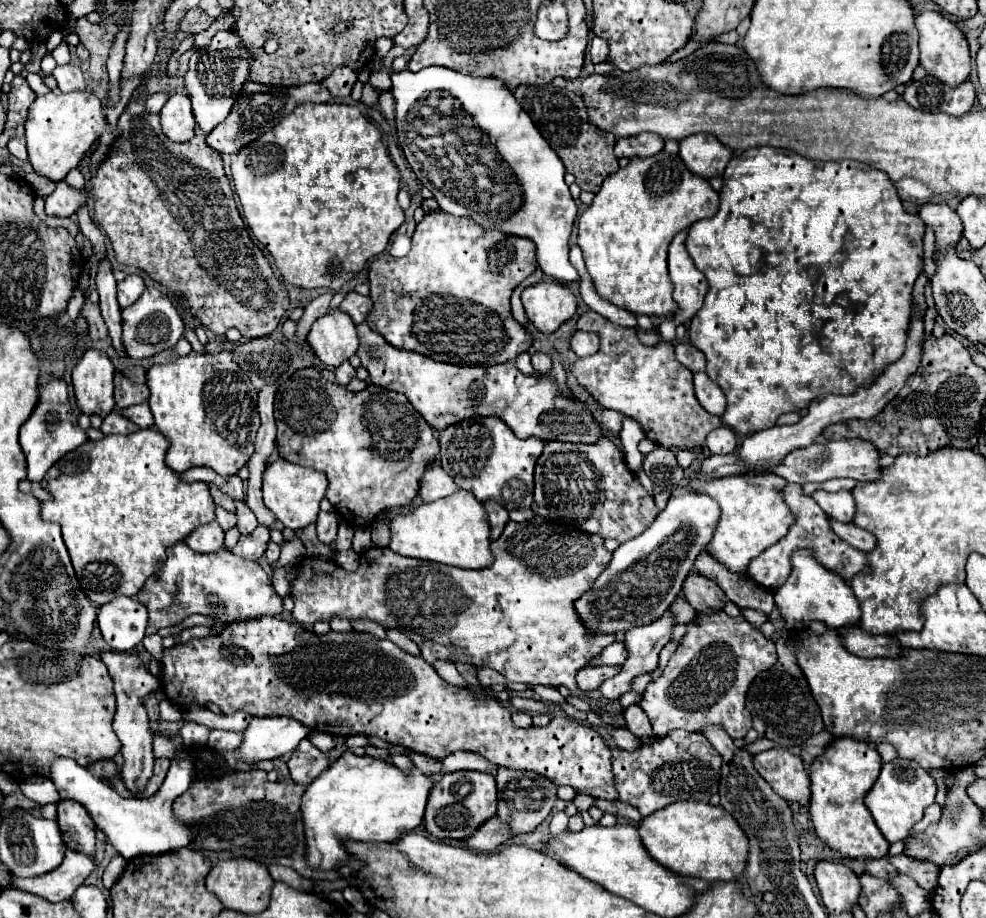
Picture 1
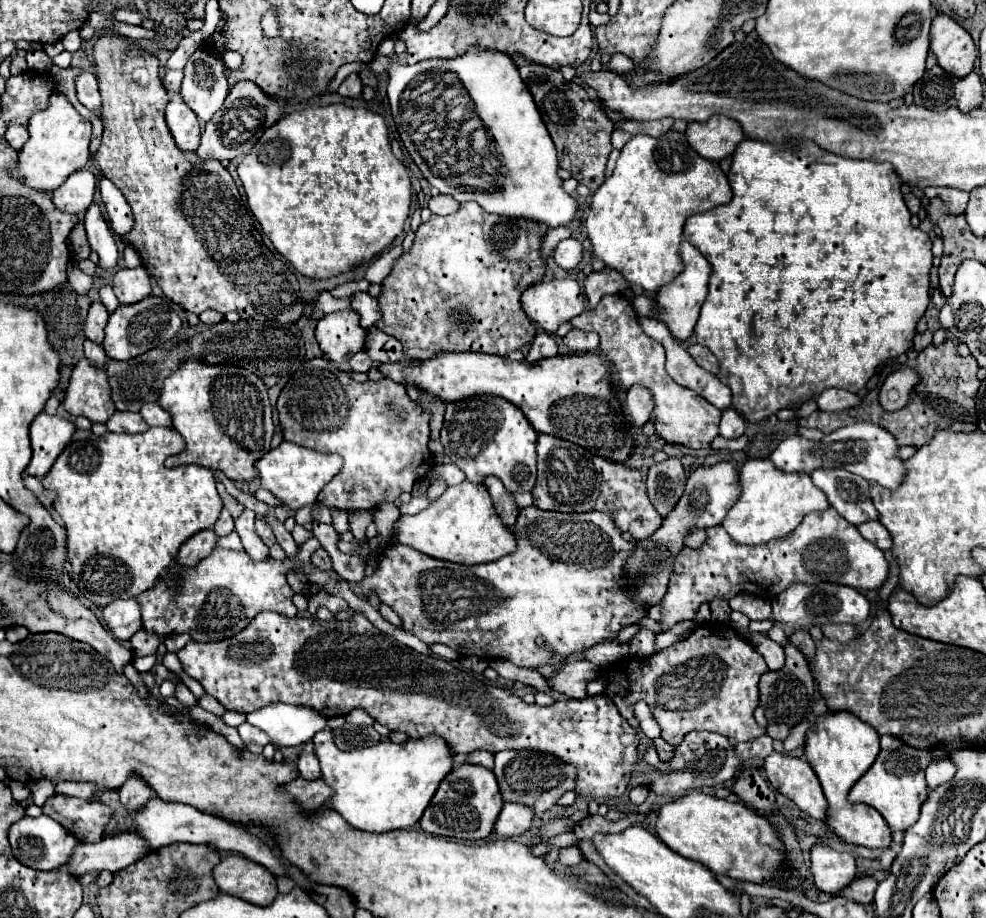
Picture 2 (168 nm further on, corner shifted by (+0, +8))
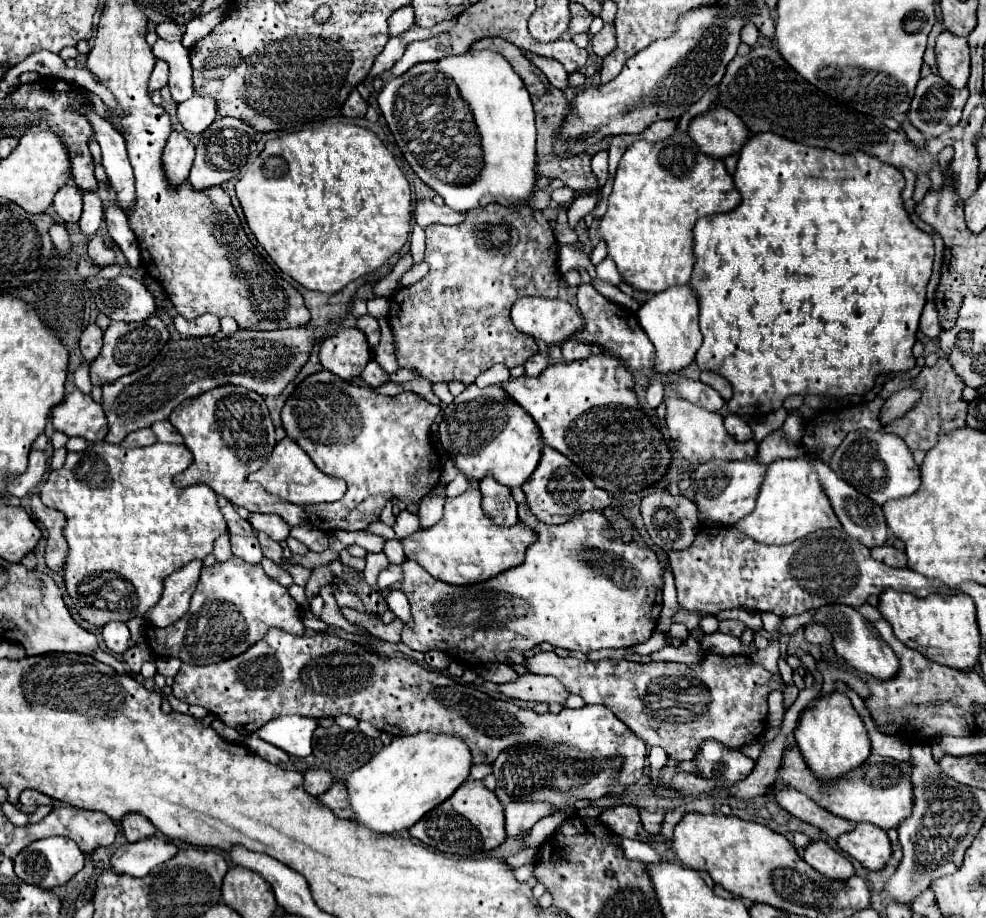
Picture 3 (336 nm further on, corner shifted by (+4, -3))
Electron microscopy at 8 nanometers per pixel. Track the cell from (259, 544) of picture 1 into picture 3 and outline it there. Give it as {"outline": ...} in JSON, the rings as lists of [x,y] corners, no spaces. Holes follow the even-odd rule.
{"outline":[[[258,533],[258,541],[260,541],[260,547],[262,547],[264,557],[272,559],[274,563],[280,563],[280,561],[282,561],[282,547],[280,547],[278,541],[270,539],[270,537],[264,535],[264,533]]]}

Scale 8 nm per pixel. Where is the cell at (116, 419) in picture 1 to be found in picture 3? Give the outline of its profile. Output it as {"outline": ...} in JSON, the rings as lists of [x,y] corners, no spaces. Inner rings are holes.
{"outline":[[[146,427],[146,429],[138,429],[134,433],[130,433],[128,437],[124,437],[124,441],[120,443],[122,447],[146,447],[146,445],[152,445],[156,443],[156,437],[154,433]]]}

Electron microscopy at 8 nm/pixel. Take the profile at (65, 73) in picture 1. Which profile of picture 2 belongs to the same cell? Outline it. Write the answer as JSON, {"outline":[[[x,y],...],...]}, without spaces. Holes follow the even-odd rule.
{"outline":[[[82,72],[82,74],[78,76],[76,88],[78,88],[78,100],[80,100],[88,110],[100,114],[100,110],[102,110],[102,100],[100,100],[96,76],[90,74],[90,72]]]}

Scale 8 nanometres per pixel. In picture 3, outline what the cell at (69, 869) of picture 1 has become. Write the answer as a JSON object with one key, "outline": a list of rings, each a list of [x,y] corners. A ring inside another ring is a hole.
{"outline":[[[148,837],[136,843],[126,843],[114,851],[110,859],[110,869],[132,877],[144,877],[156,865],[176,855],[176,851],[178,847],[174,843],[168,841],[164,843],[164,839],[156,839],[156,837]]]}

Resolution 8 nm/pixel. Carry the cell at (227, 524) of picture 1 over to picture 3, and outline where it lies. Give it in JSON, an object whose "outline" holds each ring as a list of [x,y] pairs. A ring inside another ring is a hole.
{"outline":[[[226,531],[214,541],[214,557],[216,557],[216,561],[226,561],[226,559],[230,559],[230,555],[232,555],[232,551],[230,551],[230,535]]]}

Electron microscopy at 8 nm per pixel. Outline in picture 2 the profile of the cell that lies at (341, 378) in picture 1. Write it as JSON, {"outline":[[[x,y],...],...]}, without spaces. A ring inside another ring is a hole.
{"outline":[[[360,350],[358,354],[354,354],[354,356],[348,360],[348,364],[350,364],[350,368],[352,368],[354,372],[368,372],[368,370],[372,368],[372,360],[370,360],[370,356],[368,356],[364,350]]]}

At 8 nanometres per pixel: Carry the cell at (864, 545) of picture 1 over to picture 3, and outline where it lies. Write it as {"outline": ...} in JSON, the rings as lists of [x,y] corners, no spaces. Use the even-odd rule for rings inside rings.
{"outline":[[[880,545],[880,547],[872,547],[870,549],[872,557],[876,561],[882,561],[886,565],[892,565],[892,567],[906,567],[906,559],[904,559],[904,553],[894,549],[892,545]]]}

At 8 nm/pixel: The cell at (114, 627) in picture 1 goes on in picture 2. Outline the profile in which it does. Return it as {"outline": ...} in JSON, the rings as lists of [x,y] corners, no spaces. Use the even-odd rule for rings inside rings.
{"outline":[[[114,600],[104,608],[104,622],[118,640],[128,640],[142,628],[140,604],[136,600]]]}

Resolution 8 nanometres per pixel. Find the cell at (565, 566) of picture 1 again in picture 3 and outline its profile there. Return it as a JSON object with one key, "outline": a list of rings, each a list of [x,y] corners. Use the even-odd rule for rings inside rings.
{"outline":[[[520,505],[518,507],[518,517],[520,517],[520,521],[526,525],[526,527],[530,527],[534,533],[536,533],[536,541],[528,547],[528,551],[526,551],[526,559],[524,559],[524,563],[522,565],[518,565],[518,567],[512,567],[512,569],[508,569],[508,571],[504,571],[504,573],[500,573],[498,577],[492,577],[492,579],[488,579],[488,581],[482,581],[482,583],[474,583],[474,585],[448,585],[448,583],[444,583],[444,581],[438,581],[438,579],[434,579],[430,573],[426,573],[416,561],[410,561],[410,559],[406,559],[404,563],[402,563],[402,573],[404,573],[404,579],[400,581],[400,591],[408,597],[408,601],[410,601],[410,609],[412,609],[412,627],[410,625],[406,625],[404,623],[404,629],[402,629],[402,643],[404,645],[408,645],[410,649],[414,649],[414,651],[422,651],[422,653],[426,653],[426,651],[430,651],[430,649],[438,649],[438,651],[444,651],[452,661],[456,661],[456,663],[462,663],[462,665],[466,665],[466,667],[472,667],[472,669],[478,669],[478,667],[482,667],[482,665],[488,665],[488,663],[510,663],[510,665],[514,665],[512,661],[510,661],[510,653],[512,651],[518,651],[518,653],[524,653],[524,651],[528,651],[528,649],[532,649],[534,645],[540,645],[540,643],[550,643],[552,647],[562,647],[562,649],[568,649],[568,651],[578,651],[578,653],[590,653],[590,651],[598,651],[598,649],[620,649],[620,647],[630,647],[630,645],[634,645],[634,643],[642,643],[642,641],[648,641],[650,639],[650,635],[652,635],[652,631],[654,631],[654,627],[656,627],[656,621],[658,621],[658,615],[660,615],[660,603],[656,601],[656,593],[662,589],[660,587],[660,571],[662,571],[662,567],[660,567],[660,563],[658,563],[658,557],[656,557],[656,553],[652,551],[652,549],[646,549],[646,547],[640,547],[640,545],[636,545],[636,543],[624,543],[624,541],[620,541],[620,539],[608,539],[604,533],[608,531],[608,519],[602,515],[602,513],[580,513],[580,515],[576,515],[574,519],[570,519],[568,523],[564,523],[564,525],[544,525],[544,523],[540,523],[530,511],[528,511],[528,507],[526,505]]]}

